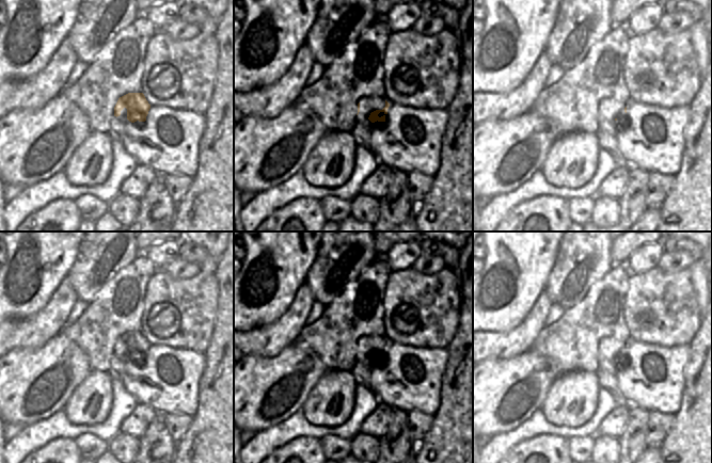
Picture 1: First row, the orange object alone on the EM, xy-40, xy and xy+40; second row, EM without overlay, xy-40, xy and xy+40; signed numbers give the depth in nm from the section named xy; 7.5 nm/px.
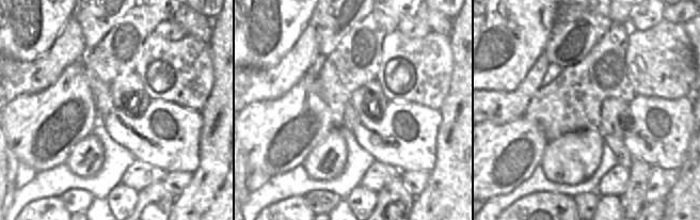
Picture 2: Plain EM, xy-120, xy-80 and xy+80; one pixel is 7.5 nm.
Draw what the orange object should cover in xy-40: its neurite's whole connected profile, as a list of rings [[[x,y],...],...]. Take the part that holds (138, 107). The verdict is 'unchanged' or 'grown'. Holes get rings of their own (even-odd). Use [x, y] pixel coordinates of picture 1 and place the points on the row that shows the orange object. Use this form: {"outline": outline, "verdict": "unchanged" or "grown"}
{"outline": [[[128,93],[118,98],[114,107],[114,116],[129,123],[145,122],[151,105],[143,93]]], "verdict": "grown"}

